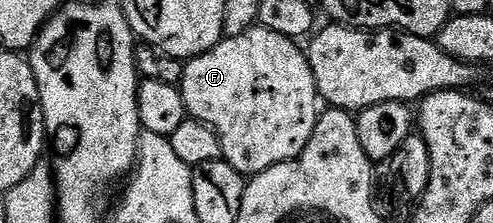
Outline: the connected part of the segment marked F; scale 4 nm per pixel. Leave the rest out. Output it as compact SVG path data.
M255 26L239 36L219 40L212 50L185 61L182 69L182 97L189 119L210 125L217 132L222 147L222 159L243 176L259 176L280 162L295 160L308 146L312 130L320 115L320 97L316 78L310 69L305 51L284 34Z

